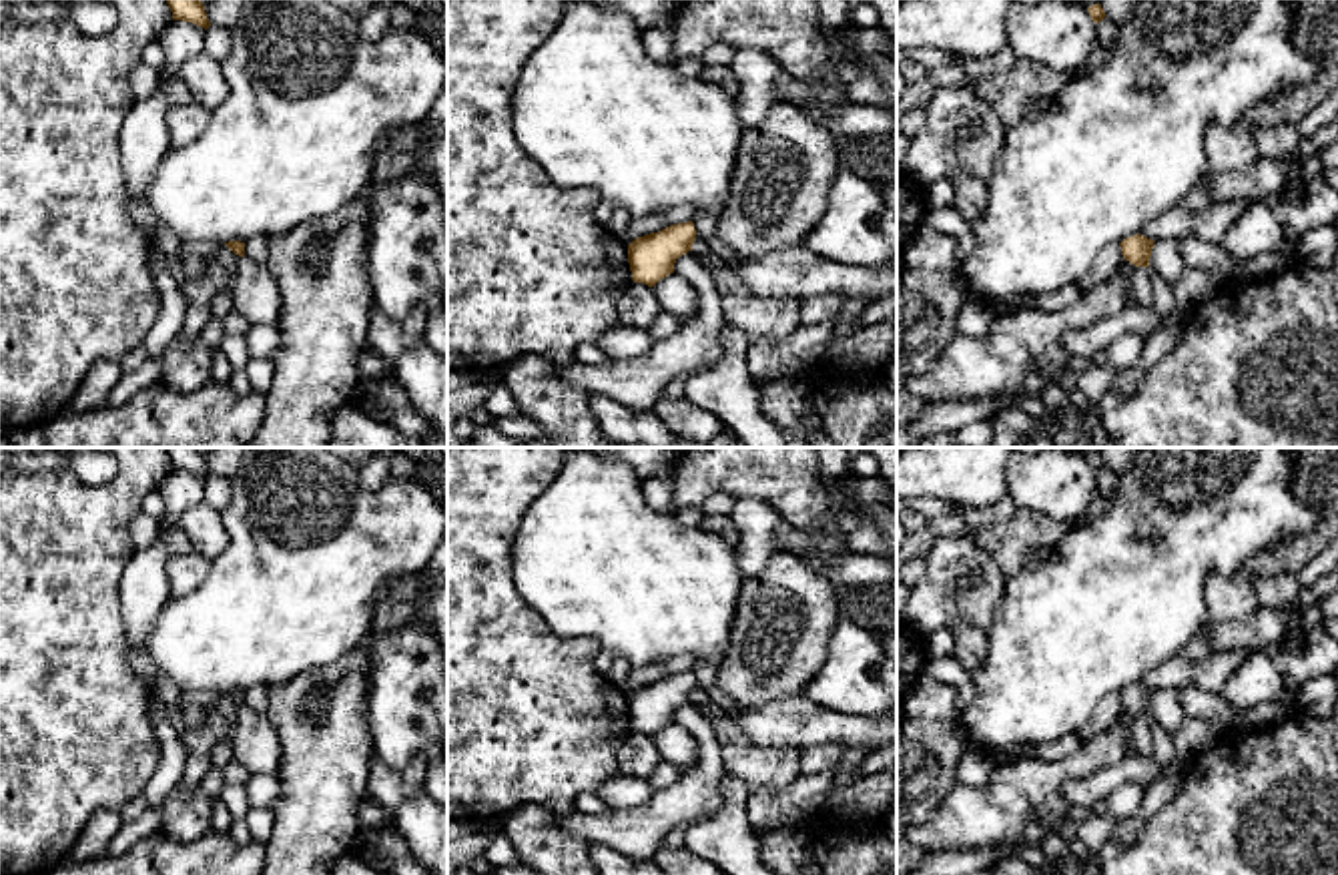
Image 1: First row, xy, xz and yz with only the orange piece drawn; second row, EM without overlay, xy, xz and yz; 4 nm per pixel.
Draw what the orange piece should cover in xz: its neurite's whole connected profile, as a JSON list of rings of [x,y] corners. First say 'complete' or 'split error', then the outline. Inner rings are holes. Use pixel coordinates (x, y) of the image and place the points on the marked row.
complete; [[[692,221],[634,239],[628,245],[632,281],[654,287],[660,279],[674,273],[676,259],[692,251],[694,239]]]

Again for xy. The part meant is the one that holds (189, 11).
complete; [[[166,0],[166,4],[173,12],[173,20],[193,22],[205,30],[211,26],[201,0]]]

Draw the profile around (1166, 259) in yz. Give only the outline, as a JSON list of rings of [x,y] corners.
[[[1176,239],[1155,241],[1149,257],[1149,267],[1172,287],[1186,271],[1186,263],[1178,249],[1178,241]]]

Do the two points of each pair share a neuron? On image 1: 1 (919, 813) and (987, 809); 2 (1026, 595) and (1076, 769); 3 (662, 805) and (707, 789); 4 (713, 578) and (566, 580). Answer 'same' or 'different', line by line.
1: different
2: different
3: same
4: same

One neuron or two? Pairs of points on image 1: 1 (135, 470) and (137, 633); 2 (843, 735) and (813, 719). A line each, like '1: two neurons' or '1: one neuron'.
1: two neurons
2: one neuron

